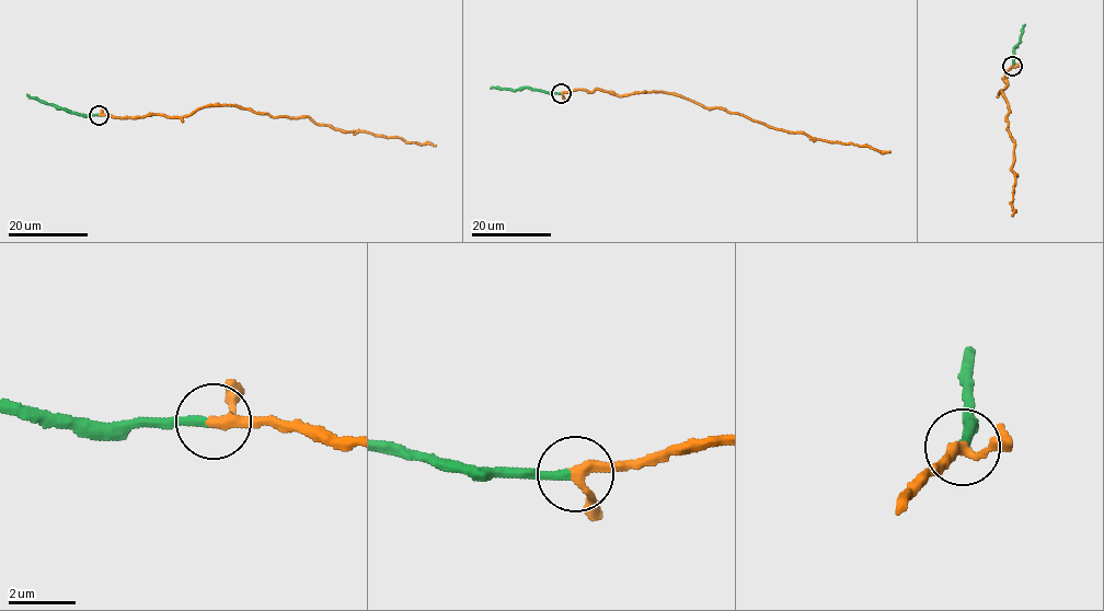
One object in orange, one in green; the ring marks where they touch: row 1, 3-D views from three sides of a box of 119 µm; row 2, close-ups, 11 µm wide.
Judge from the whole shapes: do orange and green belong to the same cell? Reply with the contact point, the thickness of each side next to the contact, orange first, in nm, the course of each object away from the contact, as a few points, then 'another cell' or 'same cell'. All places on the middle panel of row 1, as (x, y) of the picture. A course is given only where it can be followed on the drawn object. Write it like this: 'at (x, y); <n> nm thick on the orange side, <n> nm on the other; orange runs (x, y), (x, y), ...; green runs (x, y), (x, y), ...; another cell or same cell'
at (561, 93); 280 nm thick on the orange side, 240 nm on the other; orange runs (561, 93), (597, 89), (618, 95), (659, 91), (704, 107), (725, 108), (774, 128), (889, 151); green runs (561, 93), (527, 88), (491, 88); same cell

